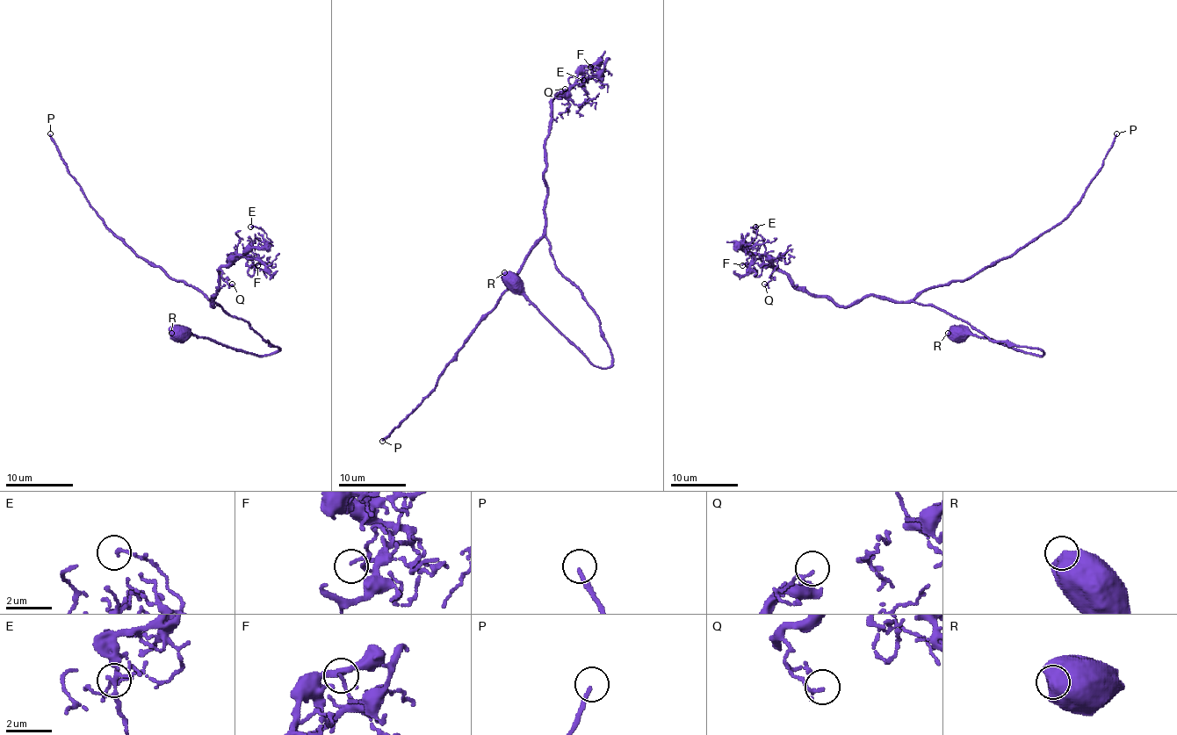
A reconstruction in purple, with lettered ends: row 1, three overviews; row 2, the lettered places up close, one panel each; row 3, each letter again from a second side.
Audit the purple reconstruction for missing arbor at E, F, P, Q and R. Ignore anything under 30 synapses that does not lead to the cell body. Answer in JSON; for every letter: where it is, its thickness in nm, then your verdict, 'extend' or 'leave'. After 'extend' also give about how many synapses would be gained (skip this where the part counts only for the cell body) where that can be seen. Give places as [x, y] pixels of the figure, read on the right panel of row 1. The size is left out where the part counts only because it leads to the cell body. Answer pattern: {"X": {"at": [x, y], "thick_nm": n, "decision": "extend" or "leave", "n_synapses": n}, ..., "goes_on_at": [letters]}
{"E": {"at": [755, 226], "thick_nm": 130, "decision": "leave"}, "F": {"at": [742, 265], "thick_nm": 110, "decision": "leave"}, "P": {"at": [1116, 133], "thick_nm": 160, "decision": "extend", "n_synapses": 60}, "Q": {"at": [764, 284], "thick_nm": 130, "decision": "leave"}, "R": {"at": [948, 333], "thick_nm": 900, "decision": "leave"}, "goes_on_at": ["P"]}

